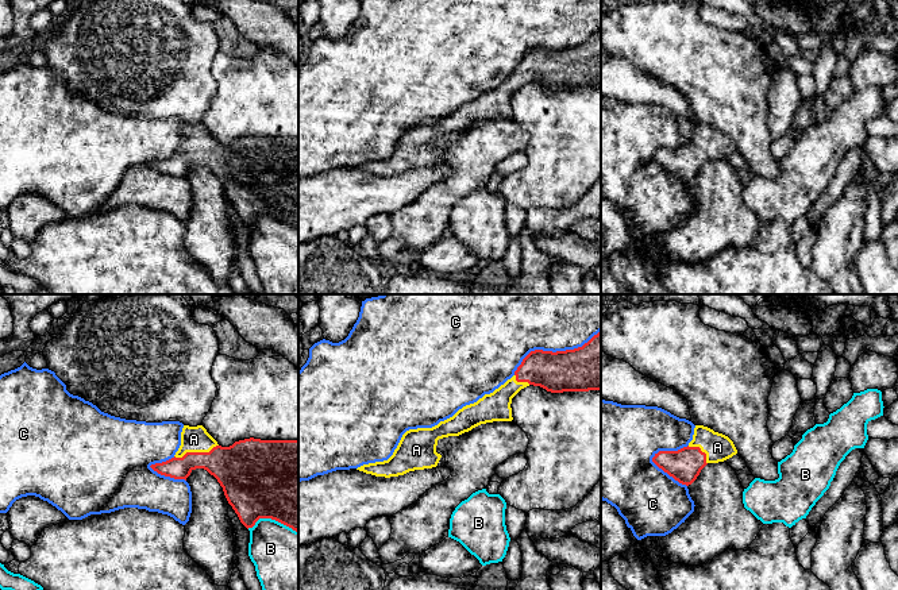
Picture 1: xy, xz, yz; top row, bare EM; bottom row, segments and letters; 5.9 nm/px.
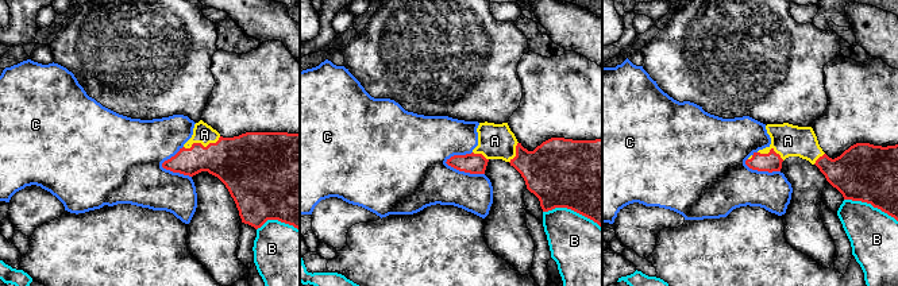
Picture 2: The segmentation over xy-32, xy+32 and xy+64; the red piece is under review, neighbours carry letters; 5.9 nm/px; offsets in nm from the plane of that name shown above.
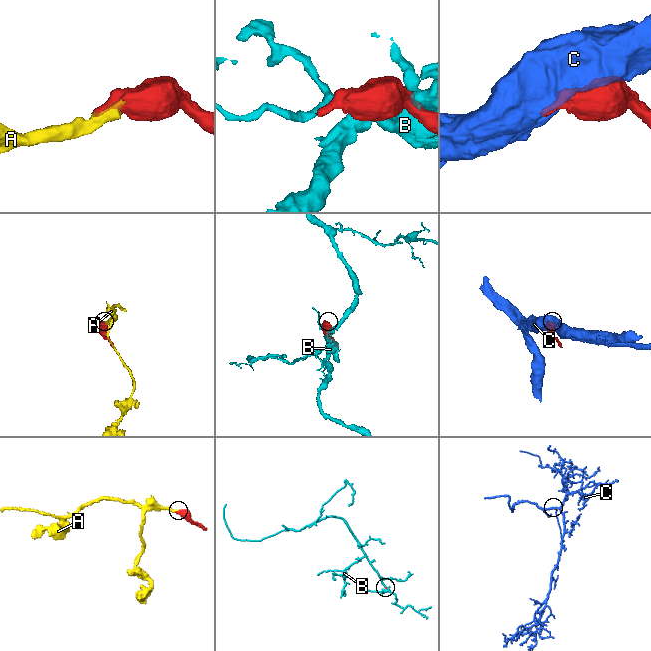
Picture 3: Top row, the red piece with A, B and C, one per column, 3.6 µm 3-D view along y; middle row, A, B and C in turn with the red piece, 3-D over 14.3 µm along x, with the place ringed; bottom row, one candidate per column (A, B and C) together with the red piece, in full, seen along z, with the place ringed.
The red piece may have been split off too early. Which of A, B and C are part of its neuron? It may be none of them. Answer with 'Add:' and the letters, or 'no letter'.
Add: A

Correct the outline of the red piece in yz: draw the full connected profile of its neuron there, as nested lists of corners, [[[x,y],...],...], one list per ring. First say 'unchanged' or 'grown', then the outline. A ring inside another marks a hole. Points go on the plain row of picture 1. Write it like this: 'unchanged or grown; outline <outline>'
grown; outline [[[695,123],[693,138],[678,149],[659,149],[652,159],[682,182],[691,182],[708,161],[724,159],[737,151],[733,139],[713,127]]]

